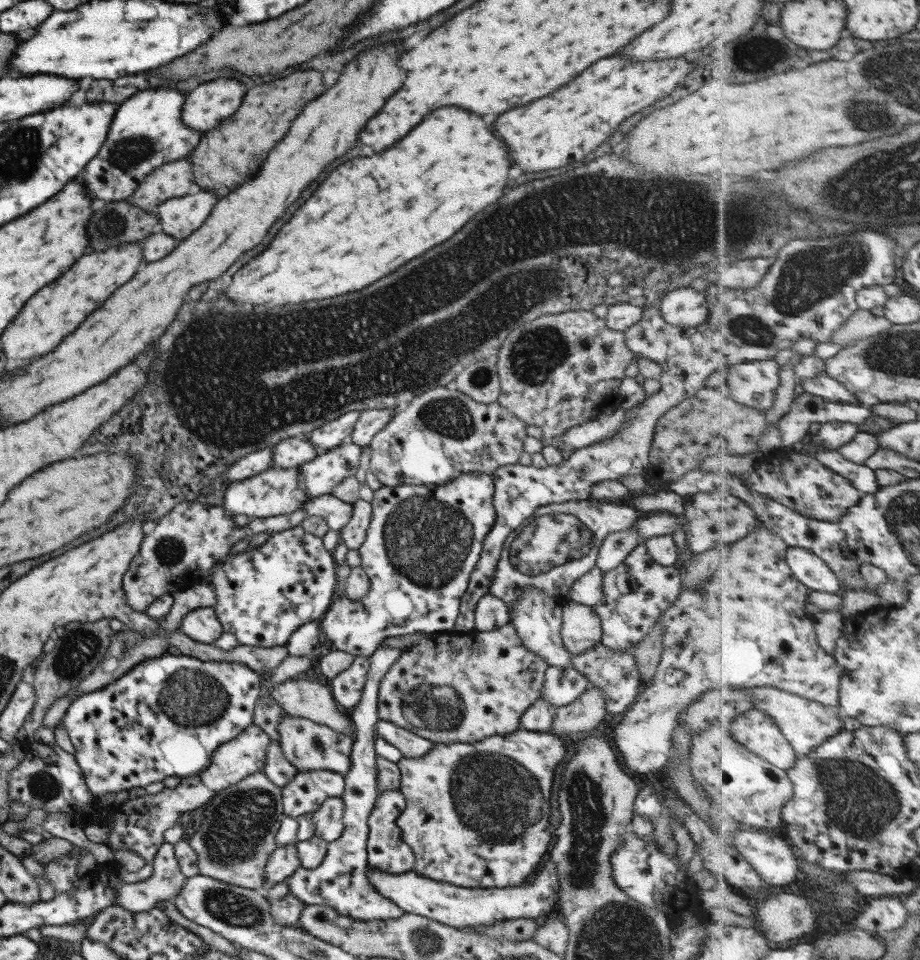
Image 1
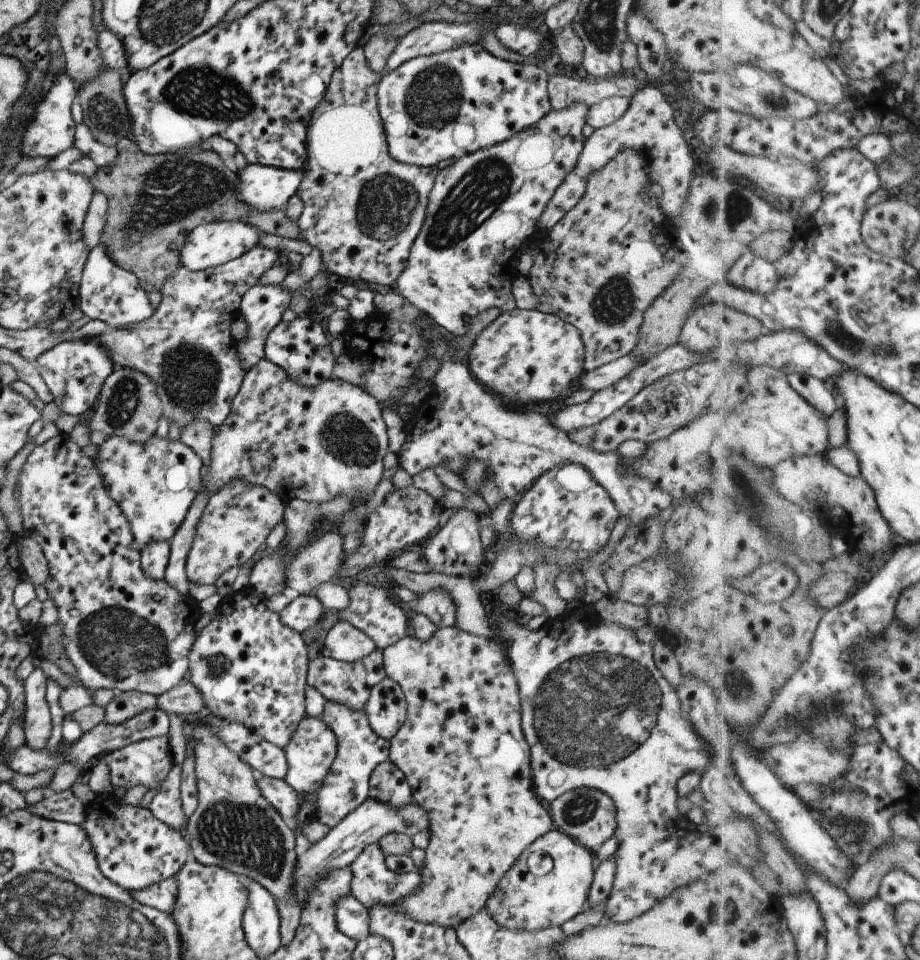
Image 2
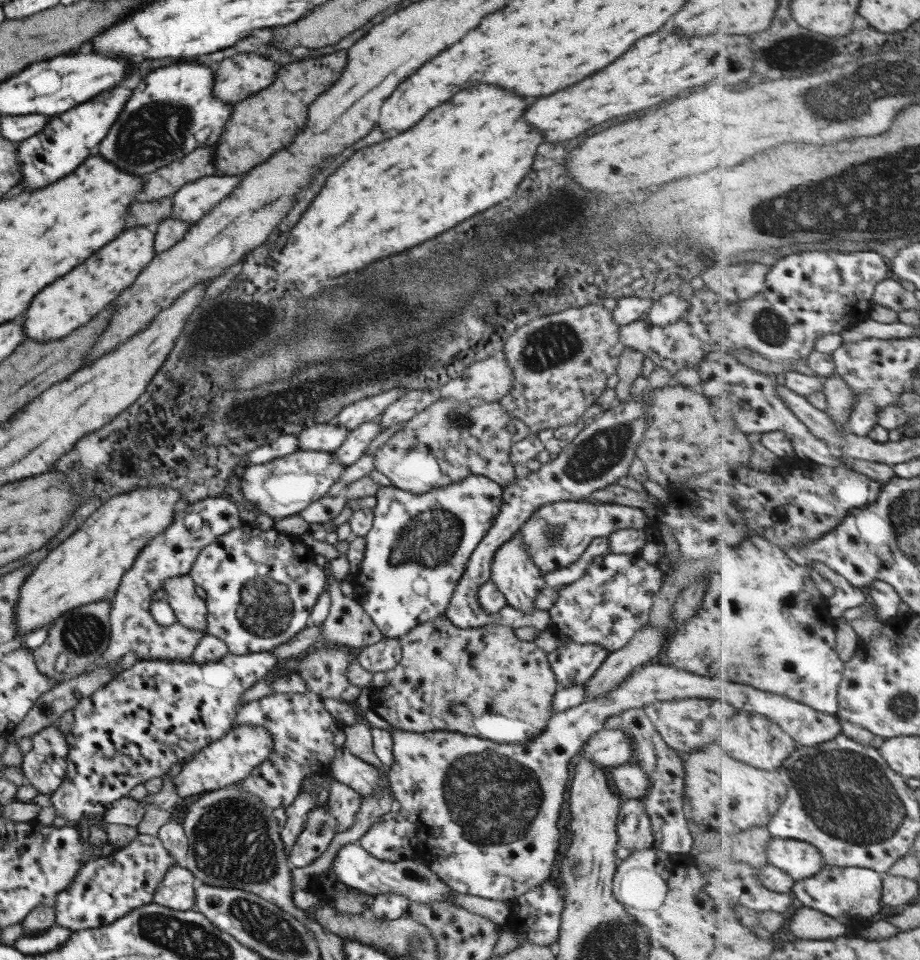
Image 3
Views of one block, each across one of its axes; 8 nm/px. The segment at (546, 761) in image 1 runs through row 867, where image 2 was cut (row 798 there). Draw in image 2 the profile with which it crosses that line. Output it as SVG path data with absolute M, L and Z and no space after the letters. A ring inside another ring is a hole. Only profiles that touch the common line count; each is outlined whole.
M454 625L436 629L429 640L417 640L415 637L405 635L401 640L382 649L384 672L400 686L406 702L405 720L401 728L393 734L393 738L388 740L388 759L403 773L414 802L425 810L425 814L429 814L428 831L431 838L424 850L423 866L416 868L416 873L419 874L419 886L411 896L389 904L397 912L401 912L405 918L411 918L413 922L437 924L441 928L457 928L461 922L475 916L481 908L484 908L485 901L495 890L499 878L505 874L506 870L509 870L519 854L527 849L536 838L555 828L546 805L535 796L533 786L531 786L529 749L521 730L521 704L518 698L517 682L507 660L507 652L504 653L502 649L506 649L503 643L497 644L497 640L489 637L483 638L483 636L469 634Z

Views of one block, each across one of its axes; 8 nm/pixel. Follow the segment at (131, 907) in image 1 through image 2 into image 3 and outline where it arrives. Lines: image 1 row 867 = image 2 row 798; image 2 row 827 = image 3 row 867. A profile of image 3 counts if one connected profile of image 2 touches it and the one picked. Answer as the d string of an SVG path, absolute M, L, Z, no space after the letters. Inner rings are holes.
M173 864L159 881L153 891L151 903L159 904L171 910L186 911L195 906L194 876L182 865Z

